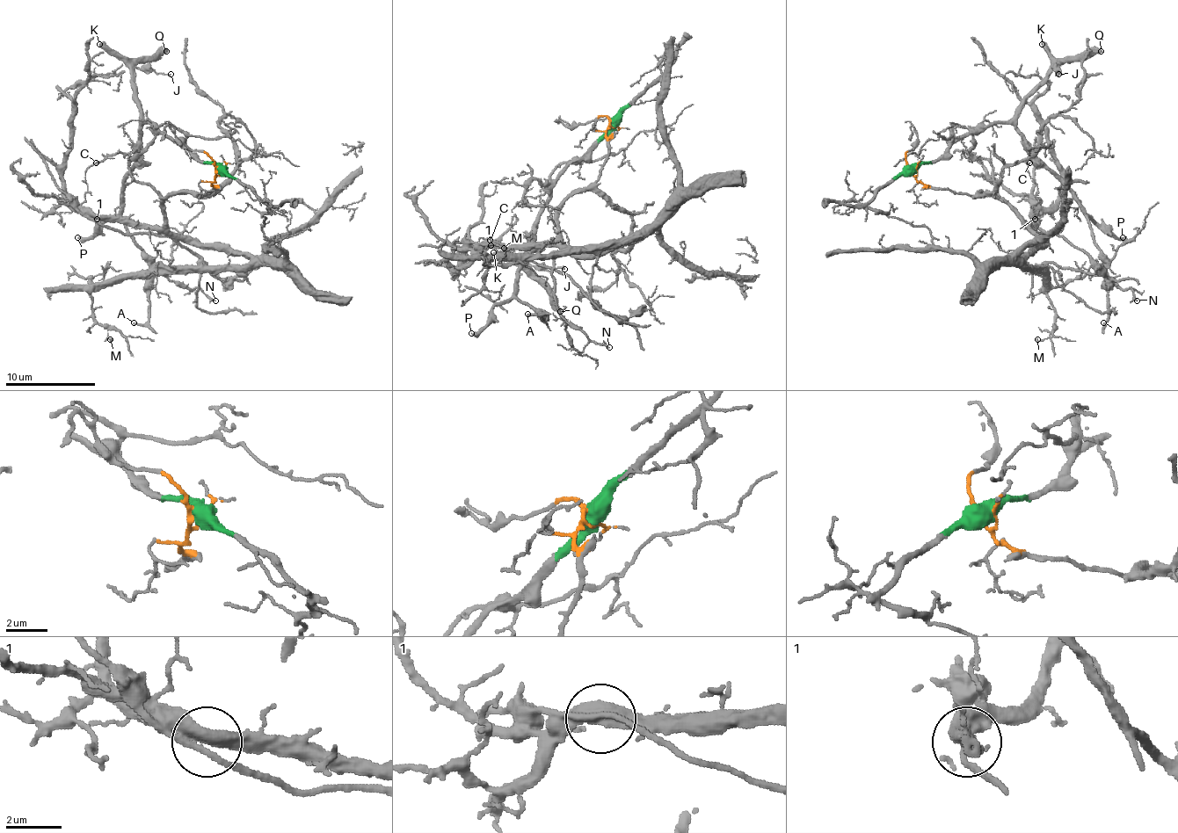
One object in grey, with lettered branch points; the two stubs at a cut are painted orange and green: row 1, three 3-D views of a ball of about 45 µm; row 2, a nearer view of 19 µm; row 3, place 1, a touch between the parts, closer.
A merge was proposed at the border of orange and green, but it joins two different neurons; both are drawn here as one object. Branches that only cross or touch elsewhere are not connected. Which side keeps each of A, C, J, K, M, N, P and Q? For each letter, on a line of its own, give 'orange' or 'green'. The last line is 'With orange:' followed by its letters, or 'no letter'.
A: green
C: orange
J: green
K: green
M: orange
N: orange
P: green
Q: green
With orange: C, M, N

